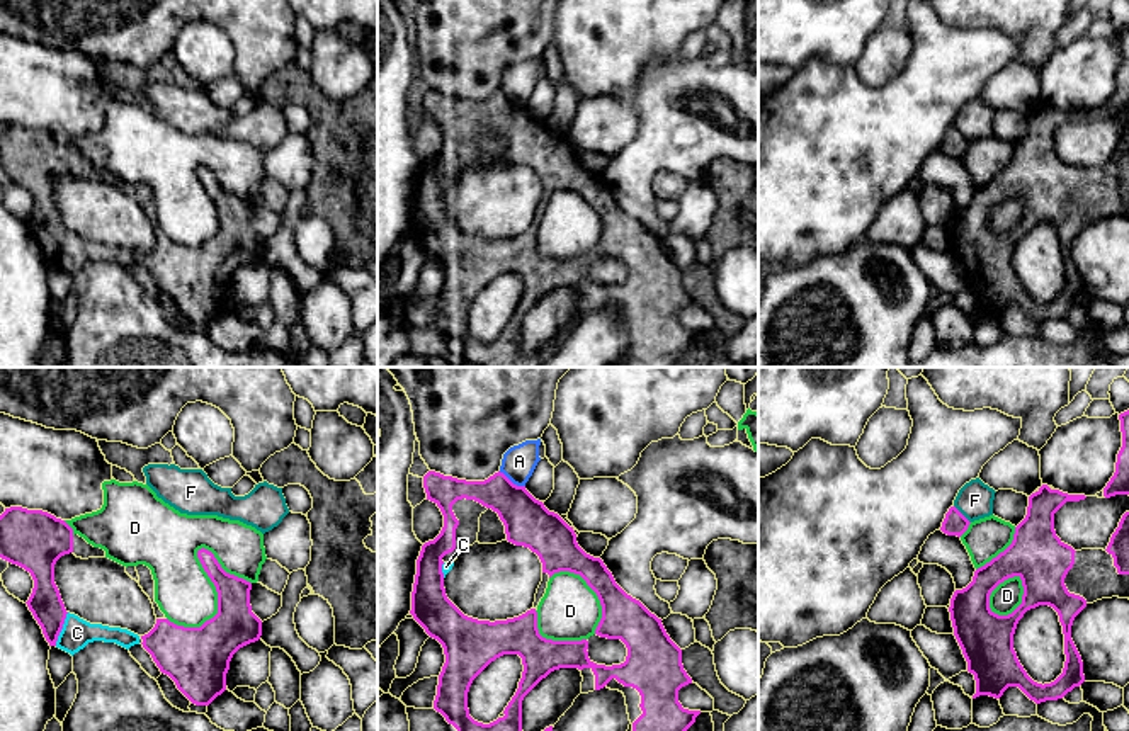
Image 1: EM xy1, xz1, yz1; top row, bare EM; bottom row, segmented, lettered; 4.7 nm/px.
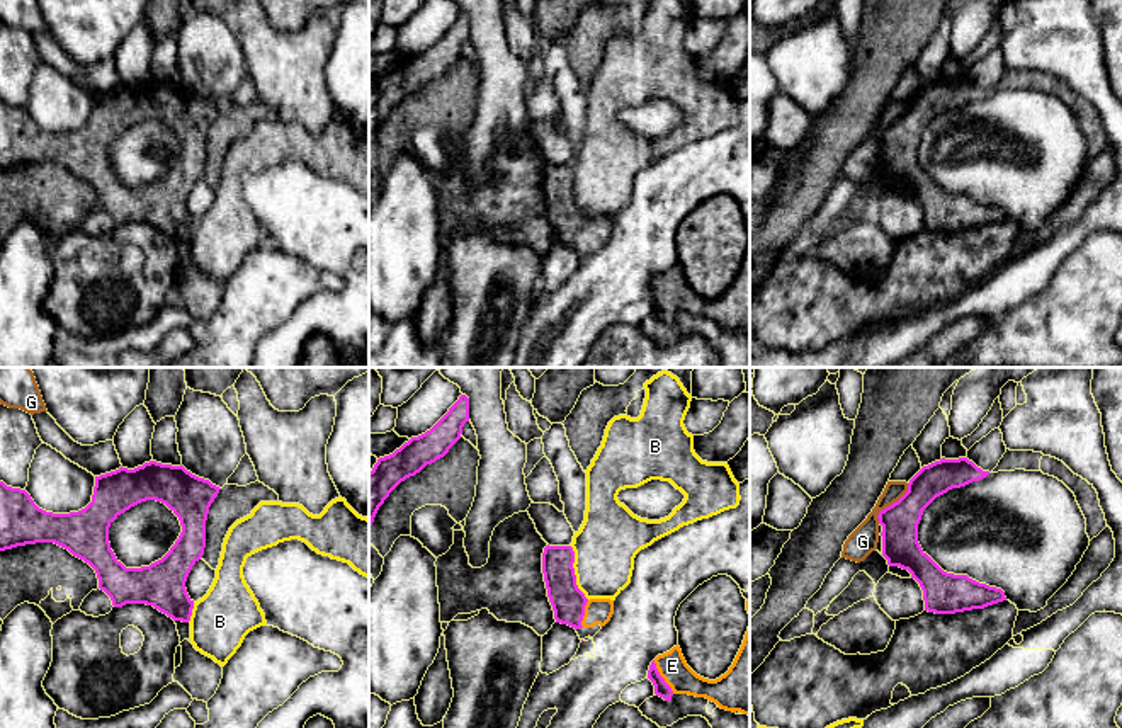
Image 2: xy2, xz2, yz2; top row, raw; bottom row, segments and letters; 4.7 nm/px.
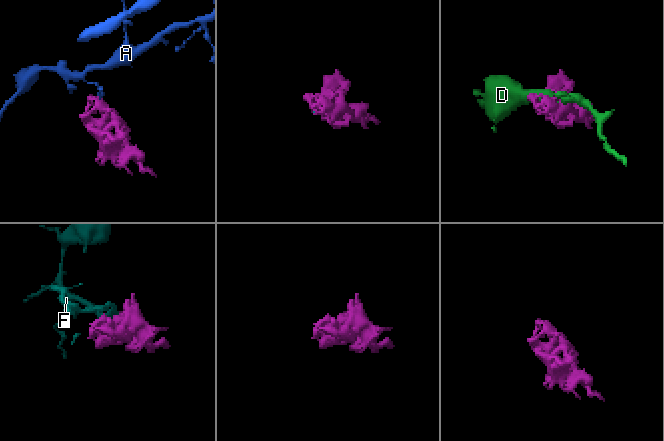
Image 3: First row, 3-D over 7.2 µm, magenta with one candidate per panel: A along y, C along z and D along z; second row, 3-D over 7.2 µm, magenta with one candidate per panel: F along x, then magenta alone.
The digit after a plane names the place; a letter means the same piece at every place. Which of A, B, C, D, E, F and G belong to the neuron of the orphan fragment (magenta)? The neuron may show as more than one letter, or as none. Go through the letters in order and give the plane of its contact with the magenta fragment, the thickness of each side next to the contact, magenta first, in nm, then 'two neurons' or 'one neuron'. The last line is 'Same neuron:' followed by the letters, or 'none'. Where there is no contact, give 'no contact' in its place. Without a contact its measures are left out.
A: xz1 | 220/160 nm | two neurons
B: xz2 | 160/300 nm | two neurons
C: xy1 | 160/140 nm | one neuron
D: xy1 | 200/280 nm | two neurons
E: xz2 | 70/140 nm | one neuron
F: yz1 | 110/180 nm | two neurons
G: yz2 | 180/140 nm | two neurons
Same neuron: C, E

